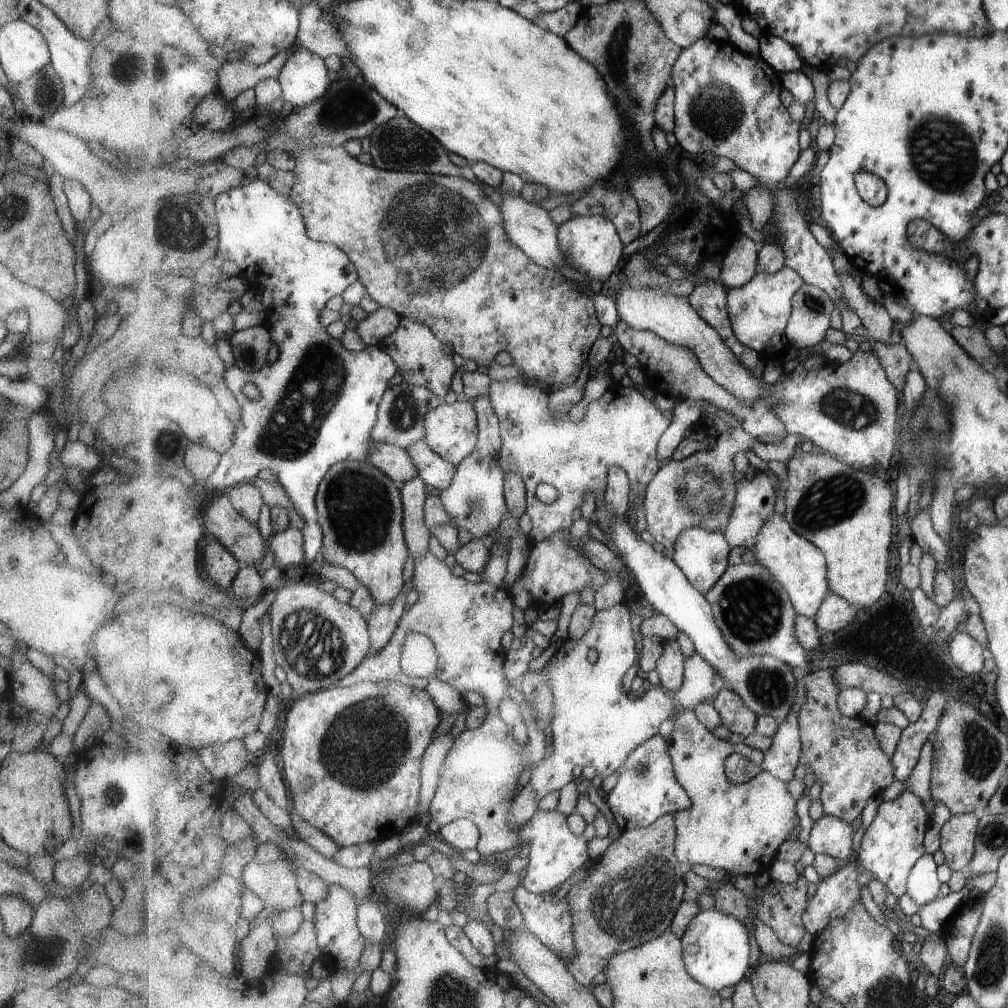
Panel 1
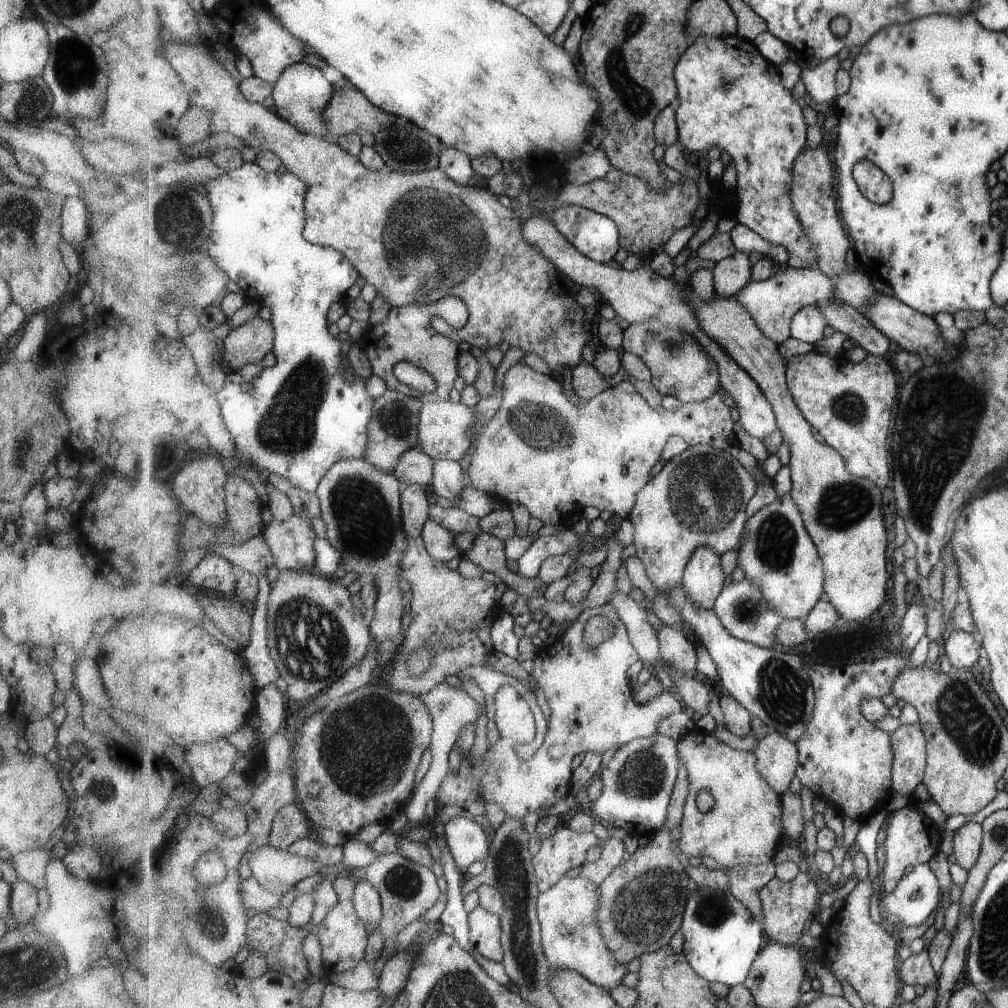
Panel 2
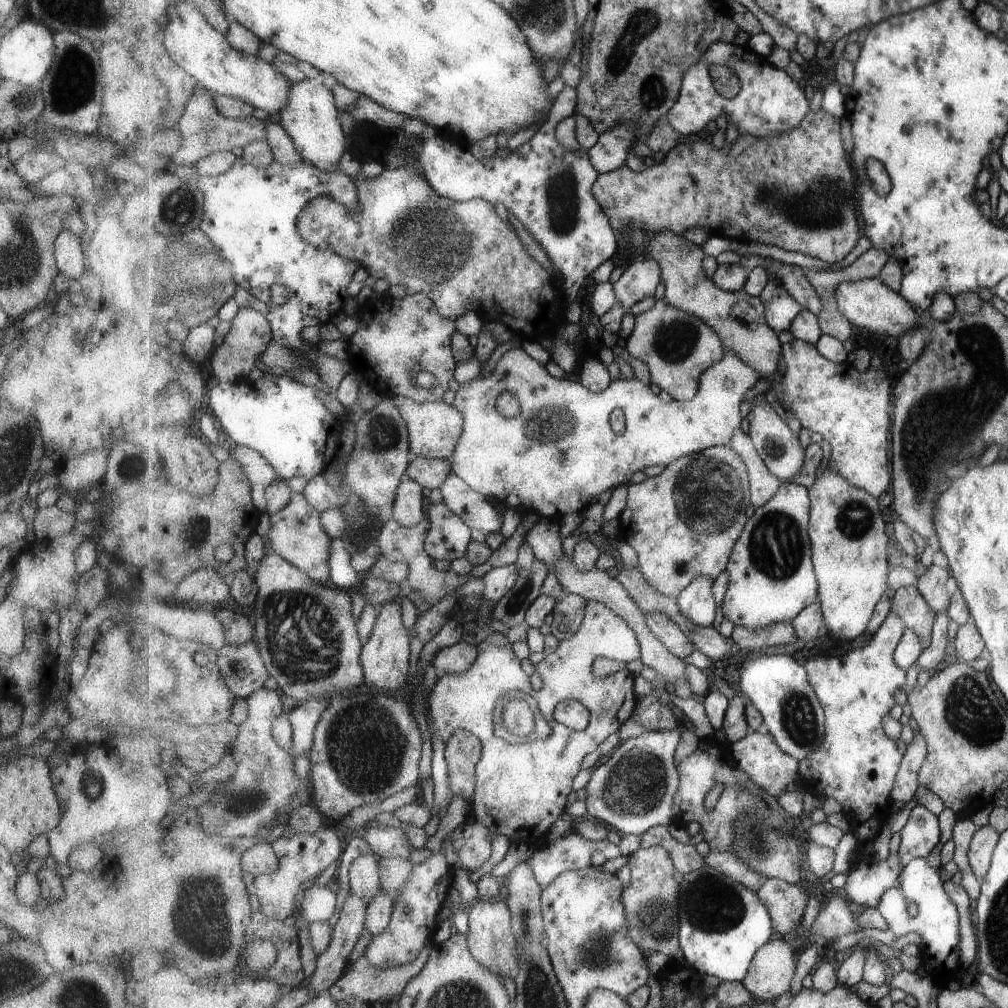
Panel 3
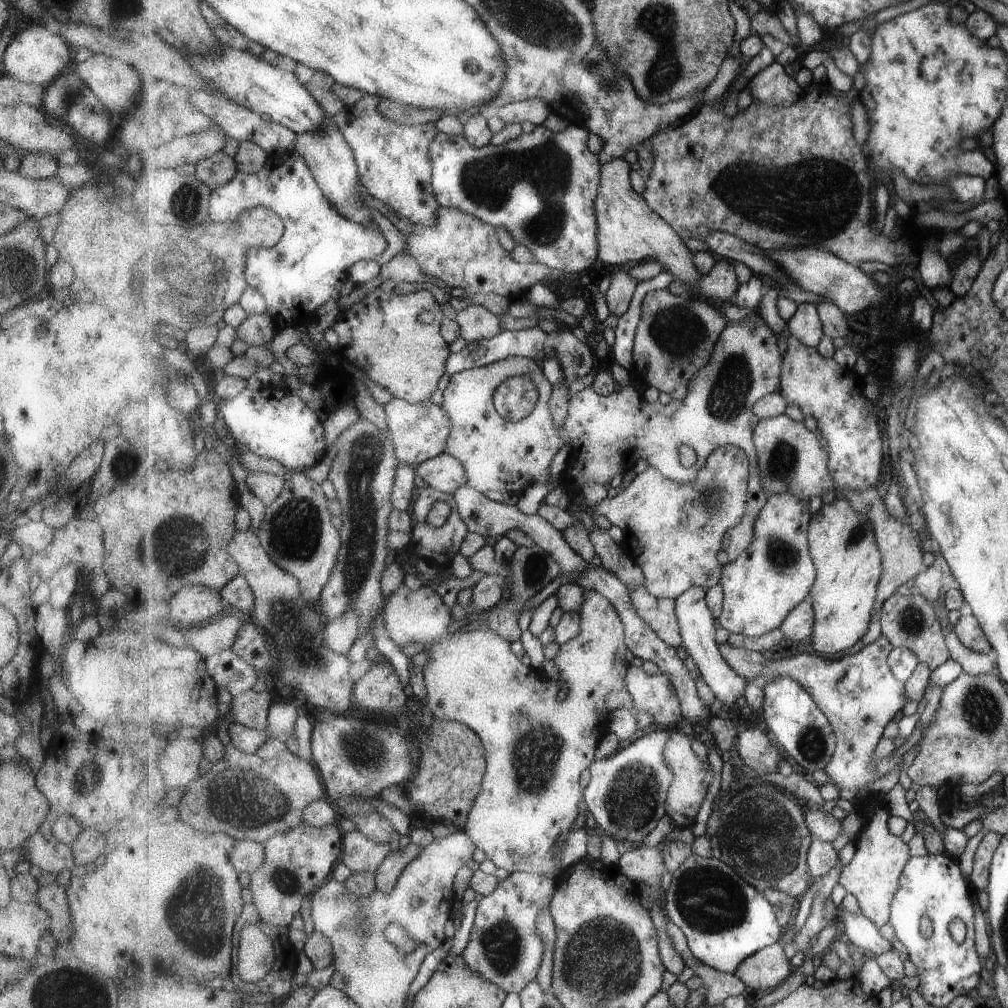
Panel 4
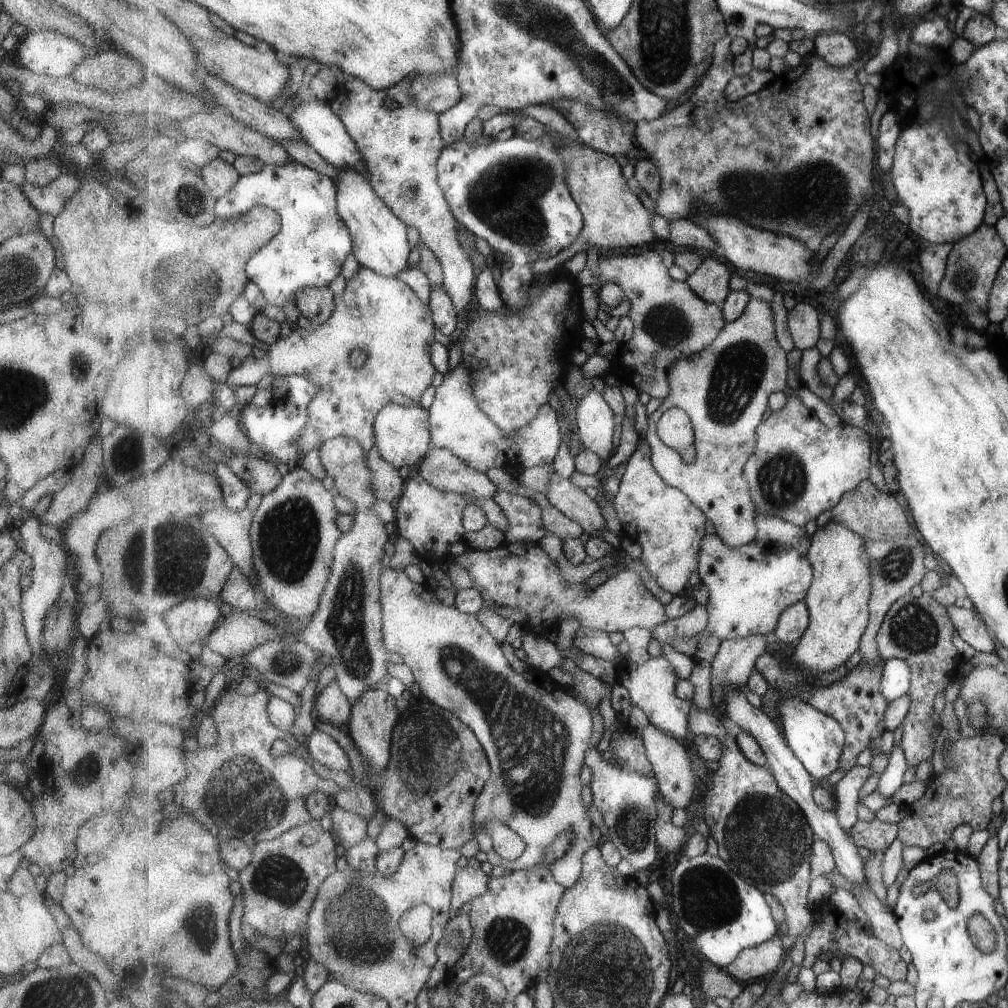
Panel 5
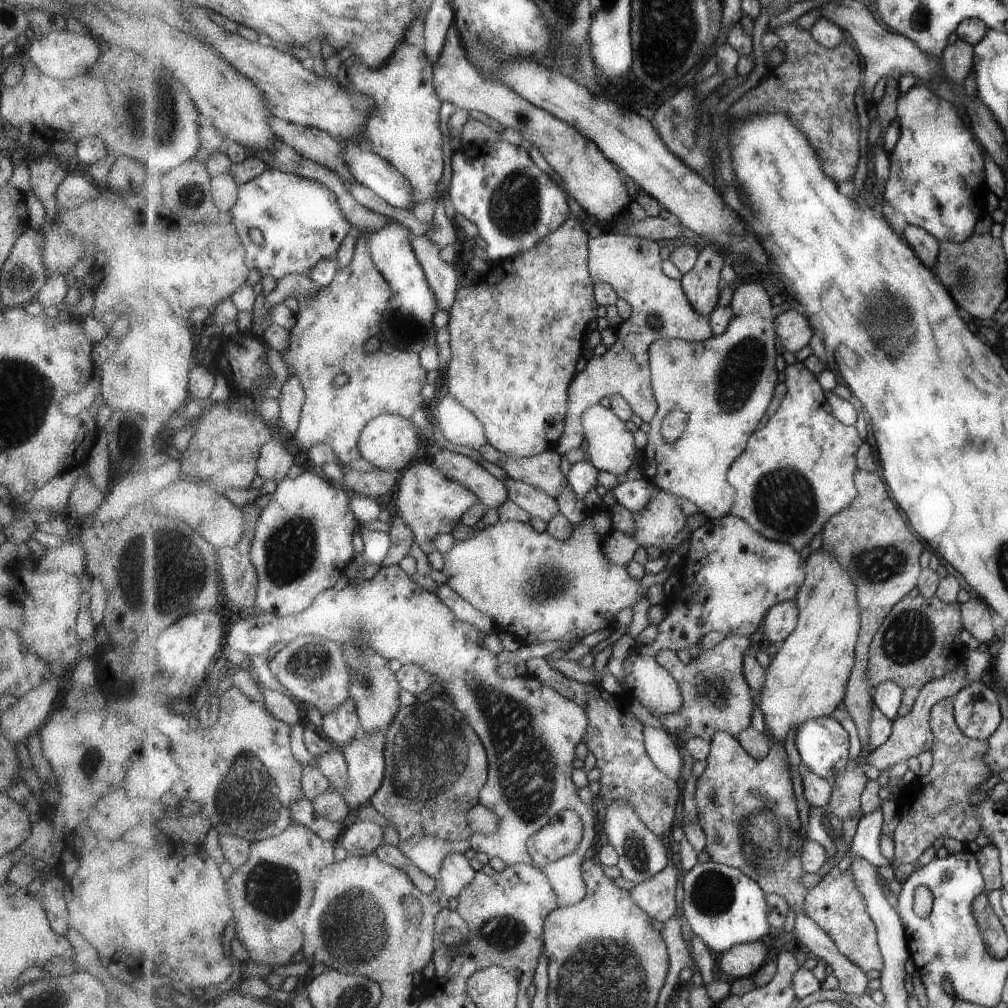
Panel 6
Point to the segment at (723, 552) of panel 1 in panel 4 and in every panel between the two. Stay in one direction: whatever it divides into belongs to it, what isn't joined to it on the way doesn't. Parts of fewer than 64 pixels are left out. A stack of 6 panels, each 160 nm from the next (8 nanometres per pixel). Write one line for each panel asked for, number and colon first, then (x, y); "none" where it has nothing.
2: (705, 576)
3: (697, 602)
4: (697, 622)

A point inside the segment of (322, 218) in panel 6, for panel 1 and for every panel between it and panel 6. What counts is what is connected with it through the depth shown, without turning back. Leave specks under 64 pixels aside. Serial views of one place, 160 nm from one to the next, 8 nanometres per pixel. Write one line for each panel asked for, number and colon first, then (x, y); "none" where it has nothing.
1: (319, 402)
2: (304, 416)
3: (252, 215)
4: (309, 267)
5: (309, 251)

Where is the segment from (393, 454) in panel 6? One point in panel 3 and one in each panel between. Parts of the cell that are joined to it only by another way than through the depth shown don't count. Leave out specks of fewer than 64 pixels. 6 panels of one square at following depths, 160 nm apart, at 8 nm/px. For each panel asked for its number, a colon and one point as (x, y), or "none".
3: (435, 428)
4: (421, 430)
5: (403, 434)

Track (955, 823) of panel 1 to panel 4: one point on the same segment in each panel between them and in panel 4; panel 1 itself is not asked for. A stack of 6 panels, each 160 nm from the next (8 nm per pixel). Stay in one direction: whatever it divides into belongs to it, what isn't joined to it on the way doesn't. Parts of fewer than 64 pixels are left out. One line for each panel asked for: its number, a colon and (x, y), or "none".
2: (968, 840)
3: (981, 851)
4: (983, 857)

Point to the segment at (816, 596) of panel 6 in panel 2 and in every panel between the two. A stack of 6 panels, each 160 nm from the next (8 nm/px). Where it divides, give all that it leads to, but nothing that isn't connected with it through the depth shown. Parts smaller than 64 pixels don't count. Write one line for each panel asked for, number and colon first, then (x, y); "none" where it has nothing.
2: (843, 513)
3: (850, 544)
4: (843, 544)
5: (839, 601)

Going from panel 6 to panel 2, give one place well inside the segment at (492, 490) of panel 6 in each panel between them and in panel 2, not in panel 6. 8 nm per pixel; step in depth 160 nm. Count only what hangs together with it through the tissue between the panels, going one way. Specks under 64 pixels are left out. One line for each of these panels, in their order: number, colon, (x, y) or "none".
2: (415, 467)
3: (431, 473)
4: (446, 473)
5: (446, 471)

